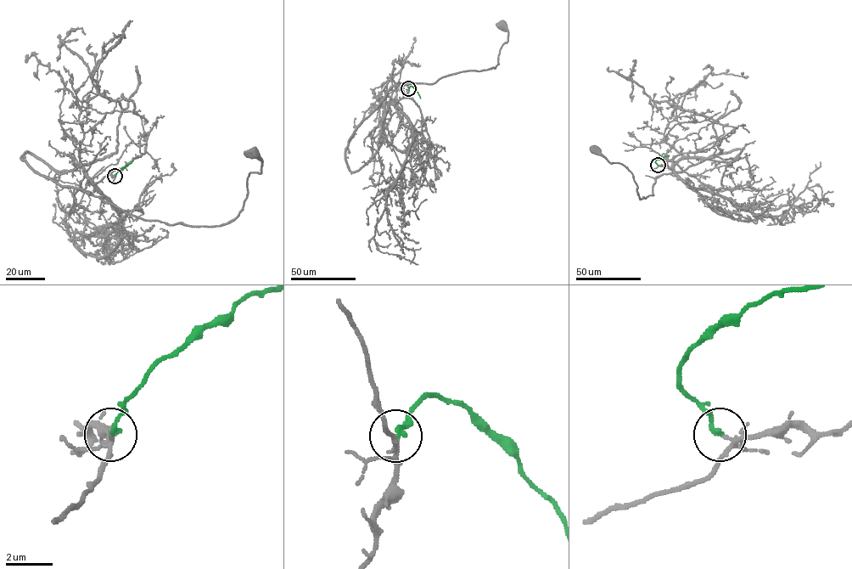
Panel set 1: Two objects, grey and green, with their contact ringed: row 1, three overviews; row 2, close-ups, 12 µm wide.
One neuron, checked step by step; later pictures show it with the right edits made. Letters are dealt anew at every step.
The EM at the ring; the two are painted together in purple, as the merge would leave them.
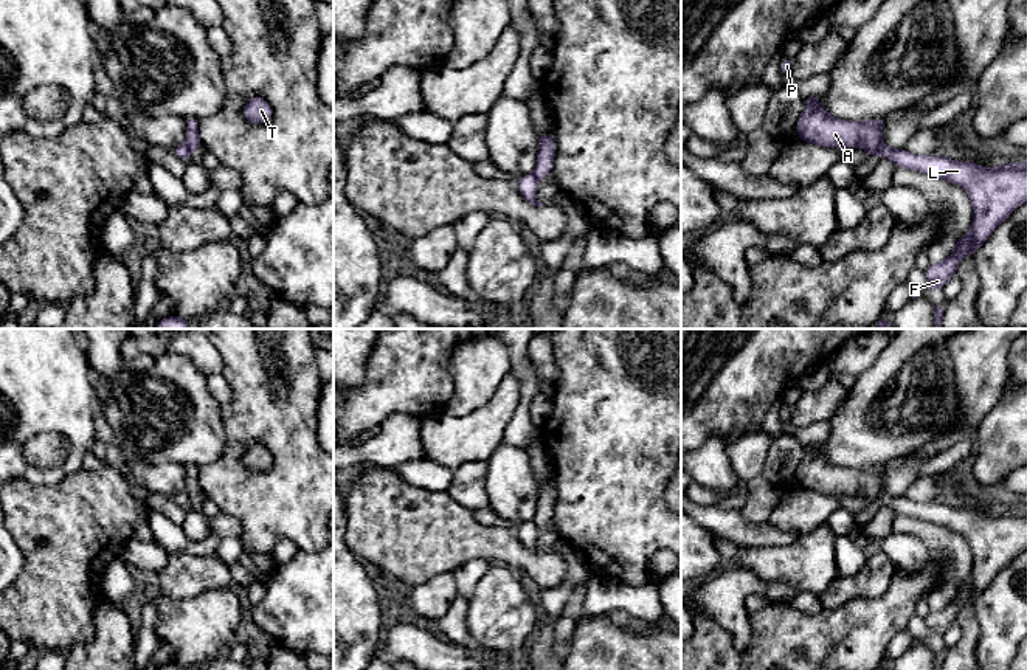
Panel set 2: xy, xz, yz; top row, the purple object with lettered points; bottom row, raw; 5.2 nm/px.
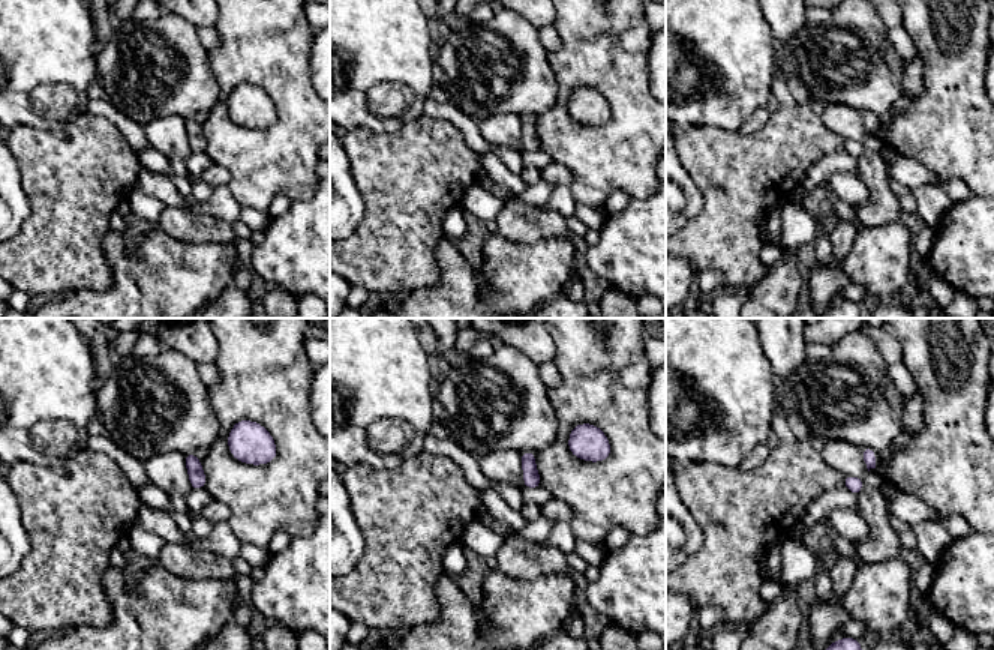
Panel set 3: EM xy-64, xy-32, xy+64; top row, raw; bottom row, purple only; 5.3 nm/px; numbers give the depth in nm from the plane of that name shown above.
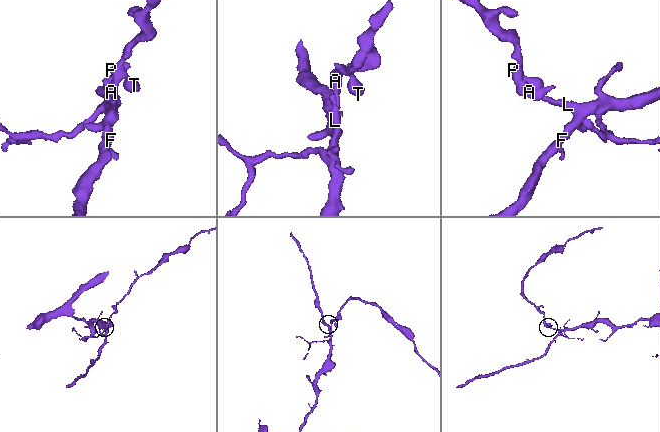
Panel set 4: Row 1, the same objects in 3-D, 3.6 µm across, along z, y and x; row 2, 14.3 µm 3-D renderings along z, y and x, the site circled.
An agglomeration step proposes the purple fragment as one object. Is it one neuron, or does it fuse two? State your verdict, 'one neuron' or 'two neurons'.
two neurons

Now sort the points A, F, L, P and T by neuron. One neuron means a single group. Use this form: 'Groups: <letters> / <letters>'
Groups: A P T / F L

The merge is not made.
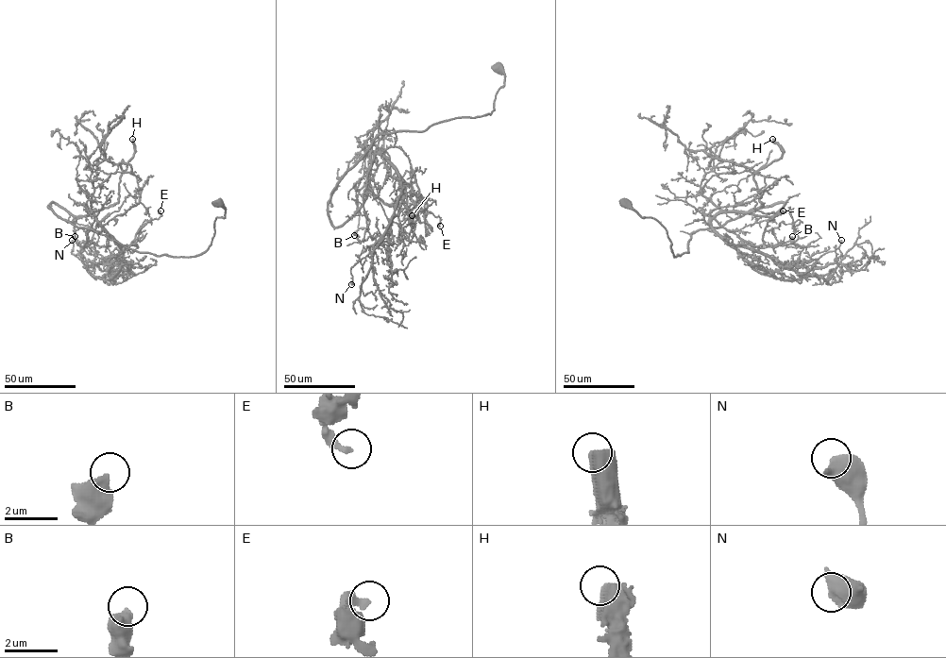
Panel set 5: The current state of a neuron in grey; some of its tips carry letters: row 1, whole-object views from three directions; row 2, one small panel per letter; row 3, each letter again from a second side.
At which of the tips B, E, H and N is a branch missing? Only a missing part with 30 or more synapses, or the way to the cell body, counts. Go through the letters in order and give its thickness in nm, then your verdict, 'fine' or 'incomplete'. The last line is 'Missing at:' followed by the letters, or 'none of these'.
B: 550 nm | fine
E: 360 nm | fine
H: 650 nm | incomplete
N: 650 nm | fine
Missing at: H

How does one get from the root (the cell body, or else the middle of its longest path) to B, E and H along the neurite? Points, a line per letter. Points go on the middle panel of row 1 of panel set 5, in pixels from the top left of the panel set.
B: (500, 68), (490, 114), (375, 139), (329, 204), (334, 227), (356, 212), (373, 158), (369, 224), (354, 235)
E: (500, 68), (490, 114), (379, 134), (329, 204), (331, 225), (345, 224), (379, 154), (440, 226)
H: (500, 68), (490, 114), (379, 134), (329, 204), (334, 227), (369, 190), (412, 215)

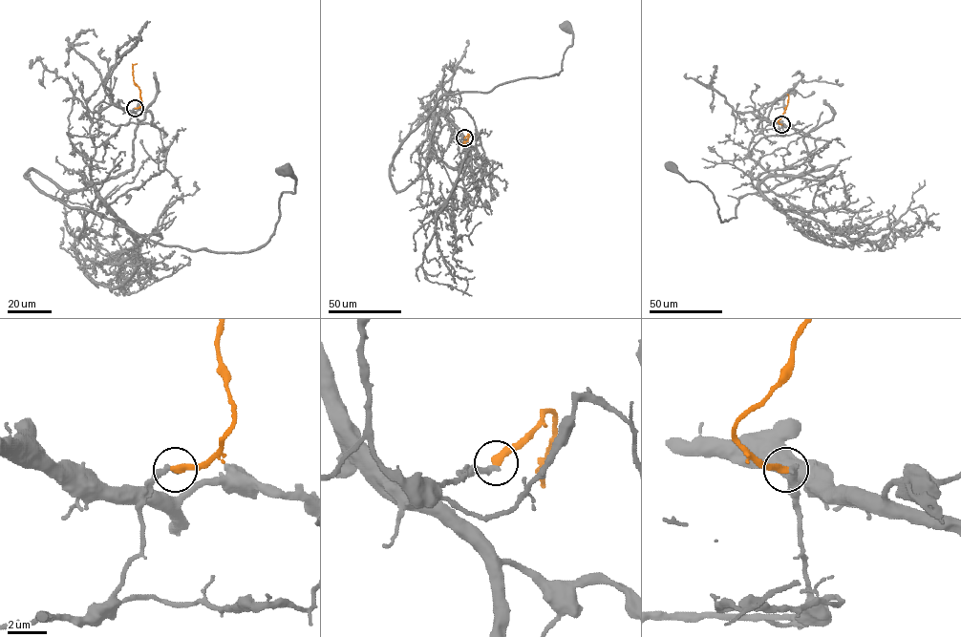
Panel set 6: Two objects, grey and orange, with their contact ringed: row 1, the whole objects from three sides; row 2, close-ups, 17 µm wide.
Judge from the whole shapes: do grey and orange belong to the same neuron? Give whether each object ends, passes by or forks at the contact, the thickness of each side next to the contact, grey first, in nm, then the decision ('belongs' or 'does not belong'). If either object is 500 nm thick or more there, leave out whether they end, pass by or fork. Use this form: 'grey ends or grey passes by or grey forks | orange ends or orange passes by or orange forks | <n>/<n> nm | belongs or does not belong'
grey ends | orange ends | 320/400 nm | belongs

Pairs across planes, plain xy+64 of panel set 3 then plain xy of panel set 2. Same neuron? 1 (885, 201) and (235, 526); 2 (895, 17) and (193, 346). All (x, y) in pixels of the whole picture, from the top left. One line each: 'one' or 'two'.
1: two
2: one

